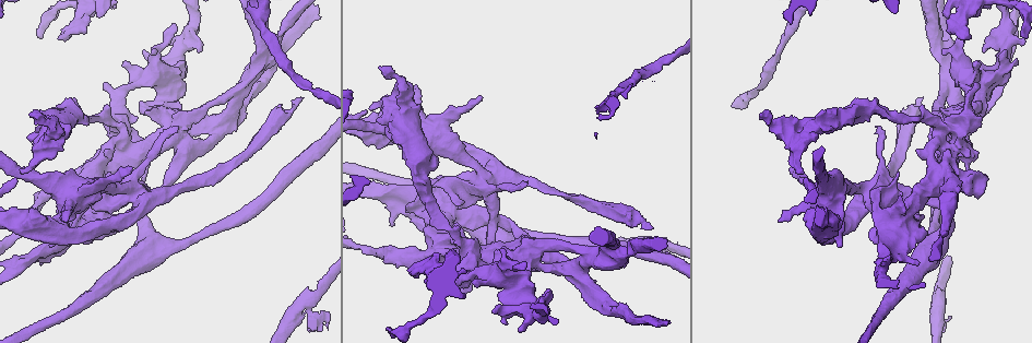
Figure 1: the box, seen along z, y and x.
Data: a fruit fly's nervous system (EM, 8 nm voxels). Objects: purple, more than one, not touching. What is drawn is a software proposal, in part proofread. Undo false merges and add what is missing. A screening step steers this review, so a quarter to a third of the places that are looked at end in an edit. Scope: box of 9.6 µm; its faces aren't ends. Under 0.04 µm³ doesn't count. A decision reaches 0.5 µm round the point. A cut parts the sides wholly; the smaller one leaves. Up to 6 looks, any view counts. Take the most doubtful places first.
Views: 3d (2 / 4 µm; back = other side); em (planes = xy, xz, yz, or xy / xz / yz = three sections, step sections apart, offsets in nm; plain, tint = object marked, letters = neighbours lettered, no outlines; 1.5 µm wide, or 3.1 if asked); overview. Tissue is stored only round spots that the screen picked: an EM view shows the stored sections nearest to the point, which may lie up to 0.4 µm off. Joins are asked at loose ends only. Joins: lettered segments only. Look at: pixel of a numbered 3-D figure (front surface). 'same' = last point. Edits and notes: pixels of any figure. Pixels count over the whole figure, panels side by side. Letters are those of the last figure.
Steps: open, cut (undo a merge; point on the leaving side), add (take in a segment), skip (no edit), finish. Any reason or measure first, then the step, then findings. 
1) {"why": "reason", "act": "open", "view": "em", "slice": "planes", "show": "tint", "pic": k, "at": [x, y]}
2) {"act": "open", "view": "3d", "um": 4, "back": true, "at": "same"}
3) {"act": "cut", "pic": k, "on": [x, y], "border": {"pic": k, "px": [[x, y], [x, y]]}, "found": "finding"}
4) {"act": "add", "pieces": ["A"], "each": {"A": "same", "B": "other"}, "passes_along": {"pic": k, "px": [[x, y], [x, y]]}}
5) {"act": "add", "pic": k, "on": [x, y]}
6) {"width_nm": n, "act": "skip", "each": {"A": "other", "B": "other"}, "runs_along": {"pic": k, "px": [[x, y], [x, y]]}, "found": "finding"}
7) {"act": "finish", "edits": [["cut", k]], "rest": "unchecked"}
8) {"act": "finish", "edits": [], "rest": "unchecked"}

{"why": "sudden change in width", "act": "open", "view": "3d", "um": 2, "pic": 1, "at": [417, 165]}

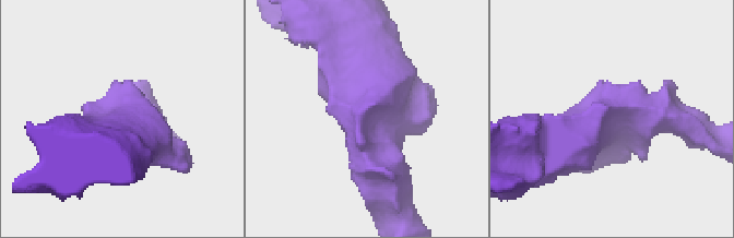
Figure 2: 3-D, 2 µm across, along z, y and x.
{"act": "open", "view": "em", "slice": "yz", "step": 4, "show": "tint", "pic": 2, "at": [371, 121]}

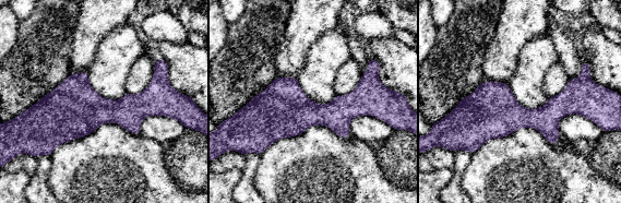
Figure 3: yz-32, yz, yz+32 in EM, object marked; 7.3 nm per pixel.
{"act": "open", "view": "em", "slice": "planes", "show": "letters", "at": "same"}

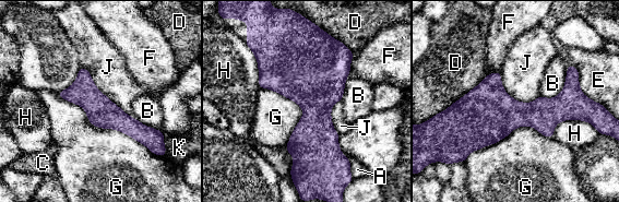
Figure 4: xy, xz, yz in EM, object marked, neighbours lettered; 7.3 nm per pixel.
{"longest_contact_nm": ["G", 850], "act": "skip", "each": {"A": "other", "B": "other", "C": "other", "D": "other", "E": "other", "F": "other", "G": "other", "H": "other", "J": "other", "K": "other"}, "found": "one neuron here"}

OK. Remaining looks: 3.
{"why": "branch stops here", "act": "open", "view": "3d", "um": 4, "back": true, "pic": 1, "at": [527, 181]}

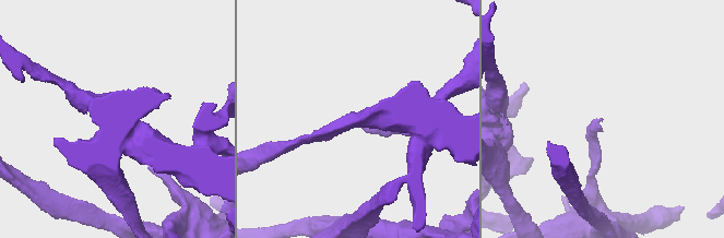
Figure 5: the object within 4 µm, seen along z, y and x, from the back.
{"why": "need the tissue", "act": "open", "view": "em", "slice": "planes", "show": "plain", "pic": 5, "at": [603, 119]}

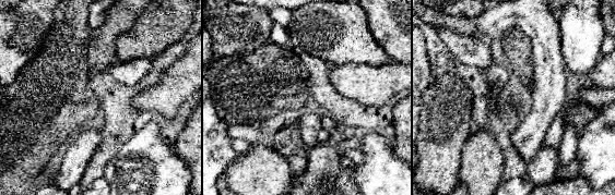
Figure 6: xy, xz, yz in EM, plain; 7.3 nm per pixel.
{"act": "open", "view": "em", "slice": "planes", "show": "letters", "at": "same"}

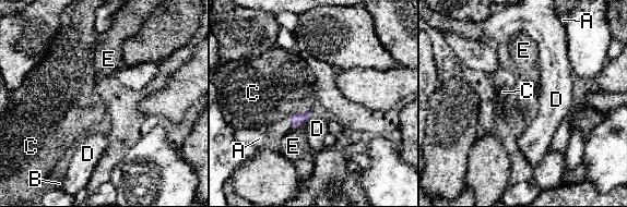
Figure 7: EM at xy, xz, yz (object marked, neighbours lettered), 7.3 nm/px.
{"longest_contact_nm": ["C", 220], "act": "skip", "each": {"A": "other", "B": "other", "C": "other", "D": "other", "E": "other"}, "found": "no lettered segment goes on from it"}

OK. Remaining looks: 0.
{"act": "finish", "edits": [], "rest": "unchecked"}

